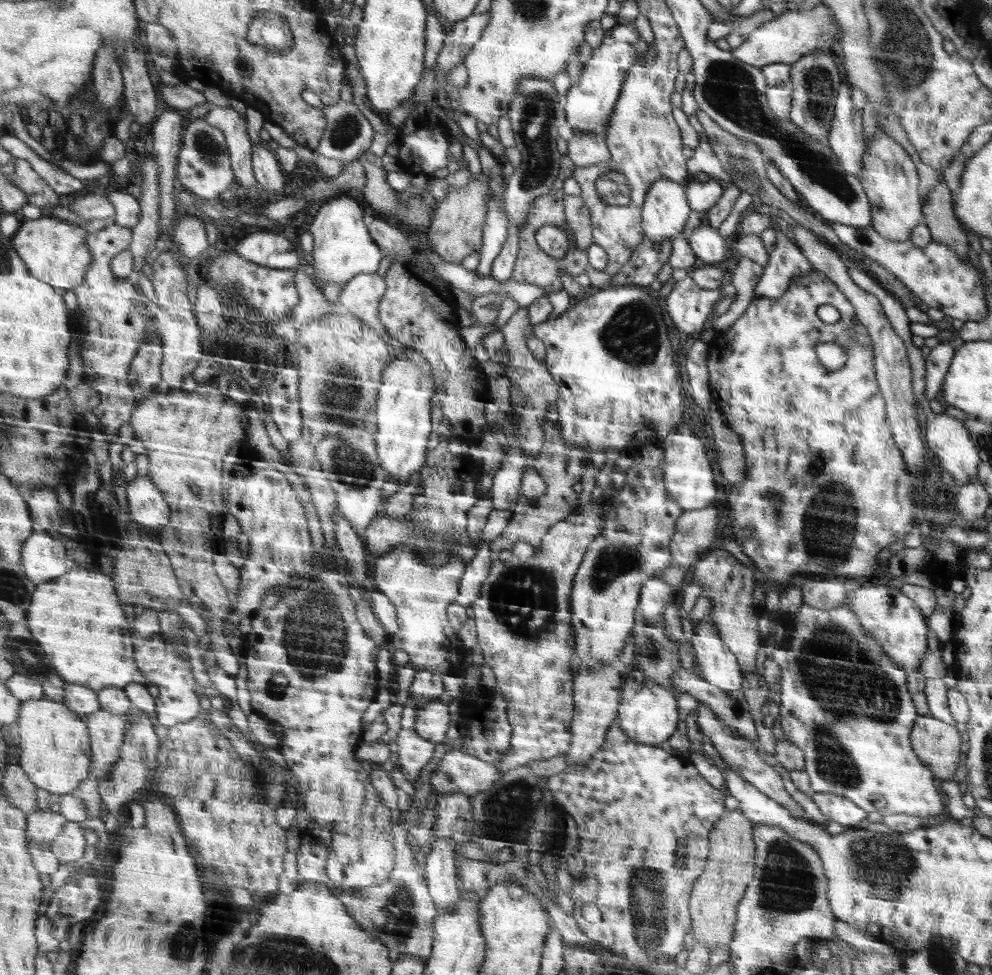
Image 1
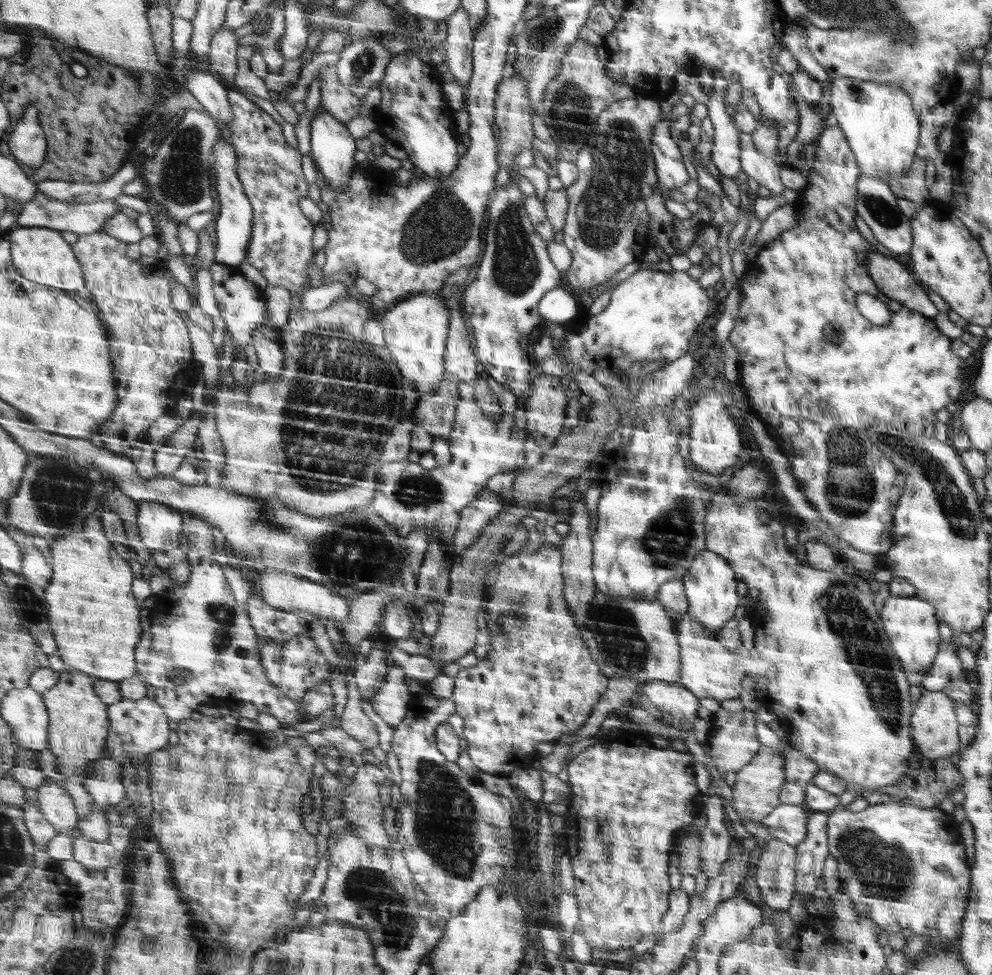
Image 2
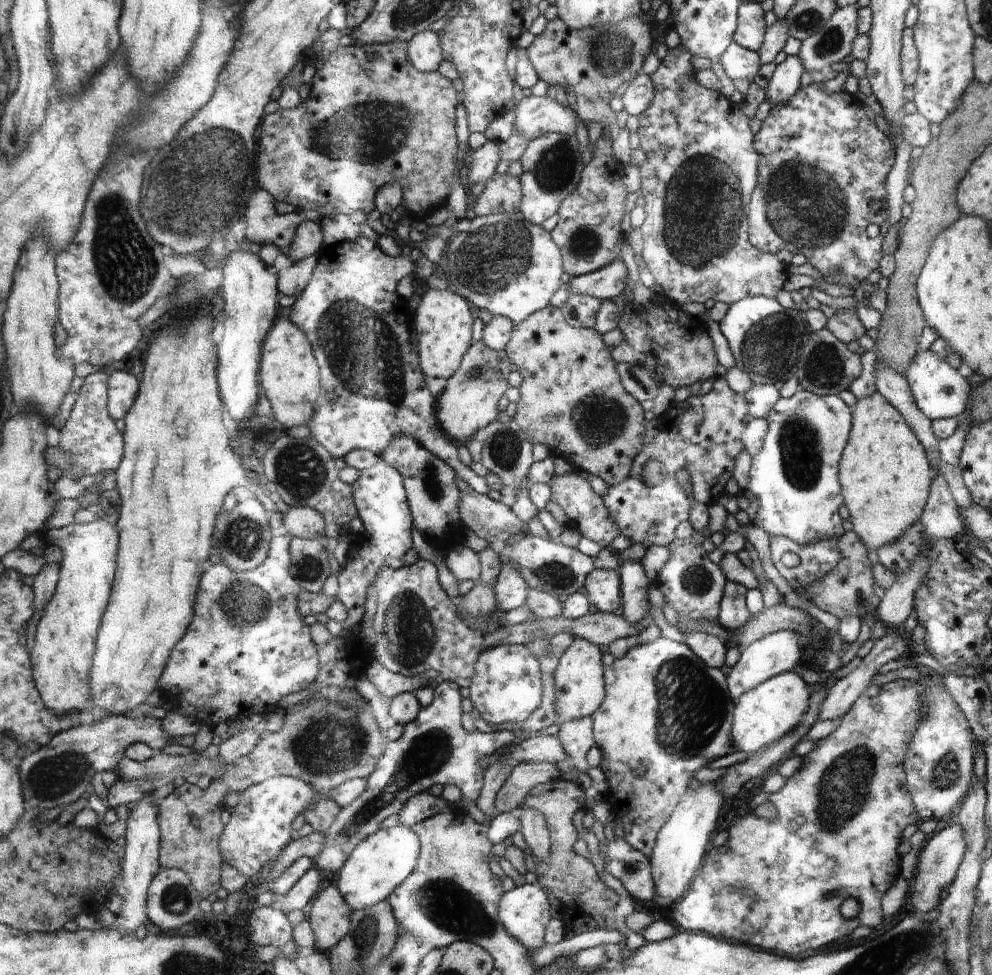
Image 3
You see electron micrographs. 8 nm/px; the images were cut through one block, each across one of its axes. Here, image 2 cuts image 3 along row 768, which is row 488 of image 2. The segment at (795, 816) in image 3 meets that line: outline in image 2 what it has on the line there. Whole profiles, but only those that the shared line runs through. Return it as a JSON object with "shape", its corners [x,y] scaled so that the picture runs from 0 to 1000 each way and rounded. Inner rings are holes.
{"shape":[[[838,129],[838,131],[830,133],[830,137],[824,142],[824,154],[826,156],[820,164],[822,168],[818,170],[818,178],[814,178],[814,187],[818,191],[809,193],[807,201],[801,207],[801,211],[803,211],[803,232],[799,232],[797,236],[791,236],[785,244],[781,244],[779,248],[769,252],[765,256],[765,261],[759,265],[757,273],[747,283],[747,287],[749,287],[749,293],[747,293],[749,308],[743,316],[743,326],[741,326],[739,338],[733,345],[733,349],[743,359],[743,386],[745,386],[743,392],[747,392],[745,396],[749,398],[749,402],[755,408],[755,416],[759,421],[759,427],[771,437],[777,451],[783,453],[787,466],[797,474],[795,476],[797,486],[799,486],[799,490],[803,490],[803,498],[811,507],[814,515],[820,519],[824,529],[828,533],[832,533],[836,546],[840,546],[842,550],[852,554],[860,564],[866,564],[866,566],[872,566],[872,568],[878,568],[878,570],[886,570],[886,566],[892,566],[894,562],[900,560],[900,556],[898,556],[898,533],[900,531],[898,529],[902,529],[900,525],[902,525],[904,515],[906,515],[906,511],[912,503],[912,490],[906,486],[904,478],[900,478],[898,472],[894,472],[884,459],[880,459],[880,455],[876,453],[872,443],[878,435],[888,433],[888,435],[904,437],[906,441],[916,443],[916,445],[939,447],[941,445],[941,435],[943,435],[943,423],[961,418],[961,414],[967,406],[967,396],[969,396],[975,373],[971,373],[969,367],[959,363],[957,347],[947,343],[943,332],[936,326],[926,324],[924,320],[912,316],[908,310],[898,308],[896,304],[888,302],[886,295],[882,293],[880,285],[876,283],[872,265],[874,265],[876,258],[884,258],[884,256],[866,242],[866,238],[862,234],[862,228],[860,228],[860,224],[864,224],[864,205],[862,203],[864,203],[864,187],[868,183],[868,174],[864,170],[862,158],[856,152],[856,146],[854,146],[852,137],[846,133],[846,129]],[[866,302],[878,302],[880,306],[888,308],[894,314],[894,318],[898,320],[898,328],[896,328],[894,334],[882,334],[864,320],[862,306]],[[826,412],[832,412],[832,418],[826,418]]]}

